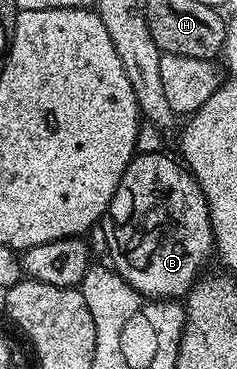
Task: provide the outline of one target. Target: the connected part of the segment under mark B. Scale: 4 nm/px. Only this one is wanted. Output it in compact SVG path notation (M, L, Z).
M148 151L146 153L136 154L130 165L125 169L121 181L117 185L117 193L113 193L113 201L107 207L105 224L107 223L107 251L111 254L109 260L110 266L116 275L119 275L133 289L137 289L142 295L153 299L162 299L164 301L175 301L180 297L186 296L187 292L195 286L197 280L204 274L203 266L207 263L207 258L213 255L215 245L215 234L211 231L211 218L209 217L209 205L207 198L199 183L195 180L194 175L187 170L186 166L178 158L170 159L169 156L163 155L159 151Z

